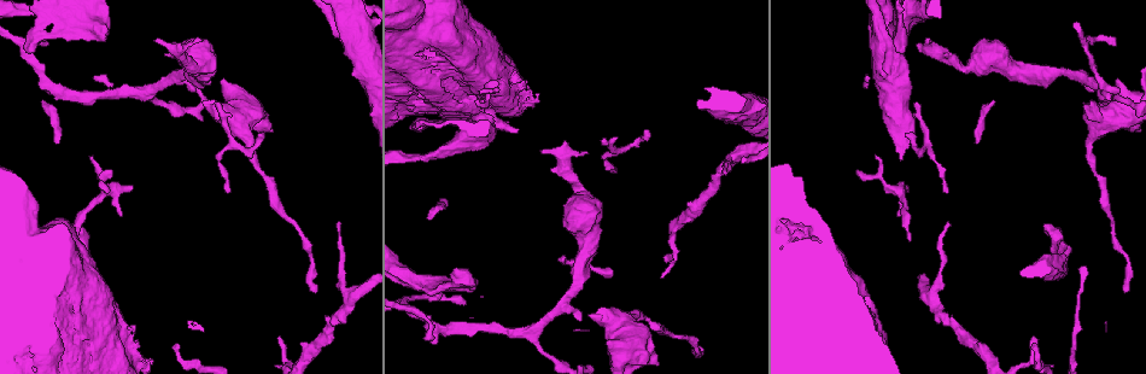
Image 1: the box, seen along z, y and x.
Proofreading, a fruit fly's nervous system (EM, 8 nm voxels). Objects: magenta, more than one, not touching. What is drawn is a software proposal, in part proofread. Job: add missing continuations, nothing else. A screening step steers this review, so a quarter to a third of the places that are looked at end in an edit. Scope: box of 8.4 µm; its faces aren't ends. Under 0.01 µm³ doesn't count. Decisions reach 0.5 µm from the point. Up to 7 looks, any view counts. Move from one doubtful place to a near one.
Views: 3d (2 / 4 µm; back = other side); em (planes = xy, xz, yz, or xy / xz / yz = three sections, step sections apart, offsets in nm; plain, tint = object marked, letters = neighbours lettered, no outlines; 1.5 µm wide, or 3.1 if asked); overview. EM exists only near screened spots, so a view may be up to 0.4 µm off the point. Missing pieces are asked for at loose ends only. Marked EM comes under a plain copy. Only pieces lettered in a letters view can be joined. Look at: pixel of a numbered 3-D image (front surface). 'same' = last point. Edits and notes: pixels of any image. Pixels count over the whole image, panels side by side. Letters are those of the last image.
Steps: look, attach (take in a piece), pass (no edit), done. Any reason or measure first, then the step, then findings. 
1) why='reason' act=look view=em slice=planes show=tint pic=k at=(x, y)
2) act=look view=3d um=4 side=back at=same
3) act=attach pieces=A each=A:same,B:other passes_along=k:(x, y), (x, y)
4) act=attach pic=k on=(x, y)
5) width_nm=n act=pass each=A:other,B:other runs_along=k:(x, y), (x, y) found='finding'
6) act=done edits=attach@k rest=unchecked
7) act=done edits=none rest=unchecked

why='branch stops here' act=look view=3d um=4 pic=1 at=(645, 130)

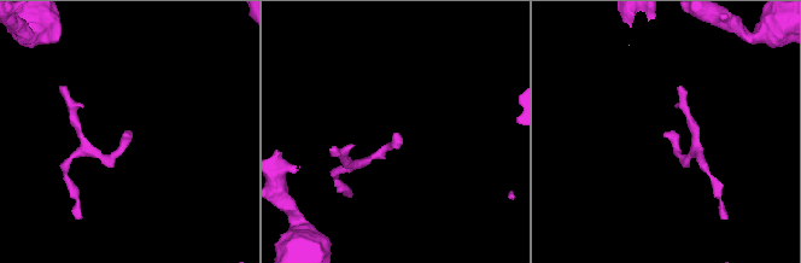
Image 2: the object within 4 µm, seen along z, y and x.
why='need the tissue' act=look view=em slice=planes show=letters pic=2 at=(394, 134)

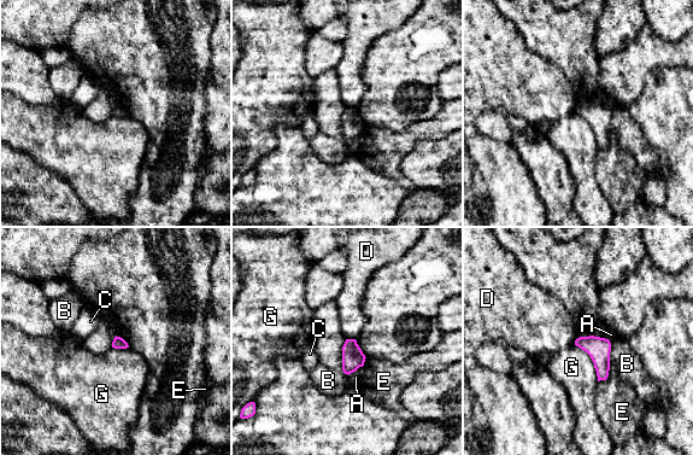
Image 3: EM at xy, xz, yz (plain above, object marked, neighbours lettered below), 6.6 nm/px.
width_nm=80 longest_contact=G:300nm act=pass each=A:other,B:other,C:other,D:other,E:other,G:other found='no lettered piece goes on from it'

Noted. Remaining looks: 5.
why='end of a long branch' act=look view=em slice=planes show=letters pic=1 at=(316, 291)

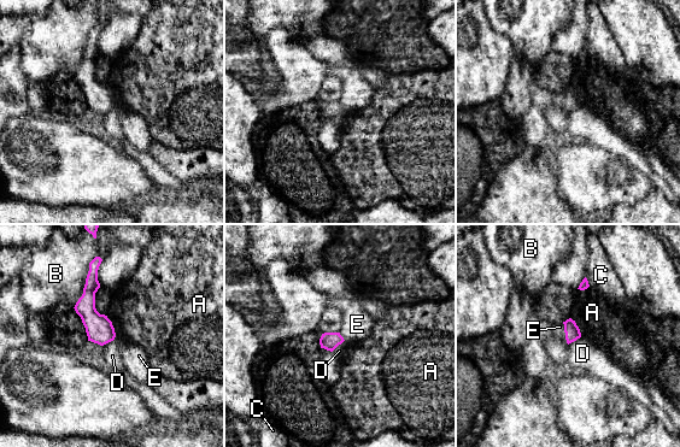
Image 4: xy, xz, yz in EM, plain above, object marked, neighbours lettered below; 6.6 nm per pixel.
act=pass each=A:other,B:other,C:other,D:other,E:other found='no lettered piece goes on from it'

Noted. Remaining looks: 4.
act=look view=em slice=xz step=4 show=tint pic=1 at=(46, 43)

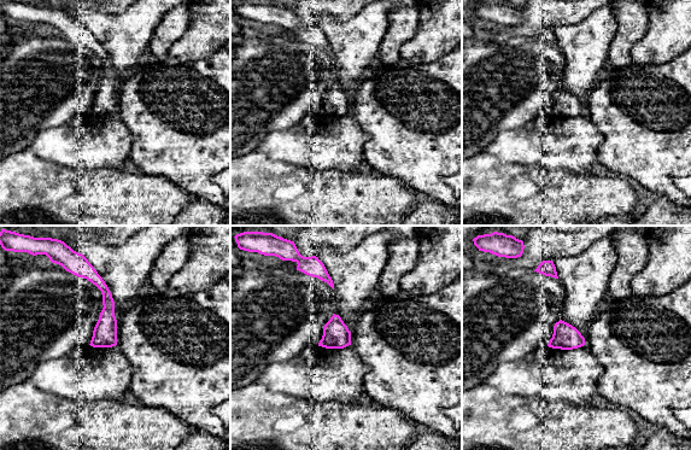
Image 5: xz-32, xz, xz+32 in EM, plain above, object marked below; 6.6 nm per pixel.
why='see the neighbours' act=look view=em slice=xz step=4 show=letters at=same

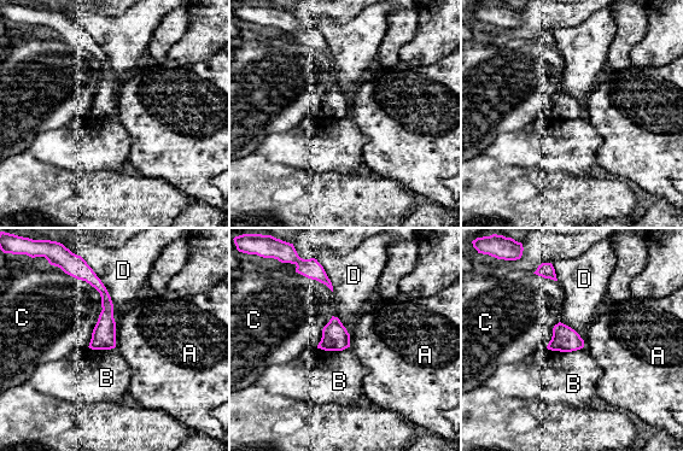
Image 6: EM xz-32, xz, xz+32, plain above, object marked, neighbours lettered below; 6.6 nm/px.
width_nm=160 act=pass each=A:other,B:other,C:other,D:other runs_along=6:(88, 277), (105, 296), (108, 346) found='none of them fits'

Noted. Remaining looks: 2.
act=done edits=none rest=unchecked

